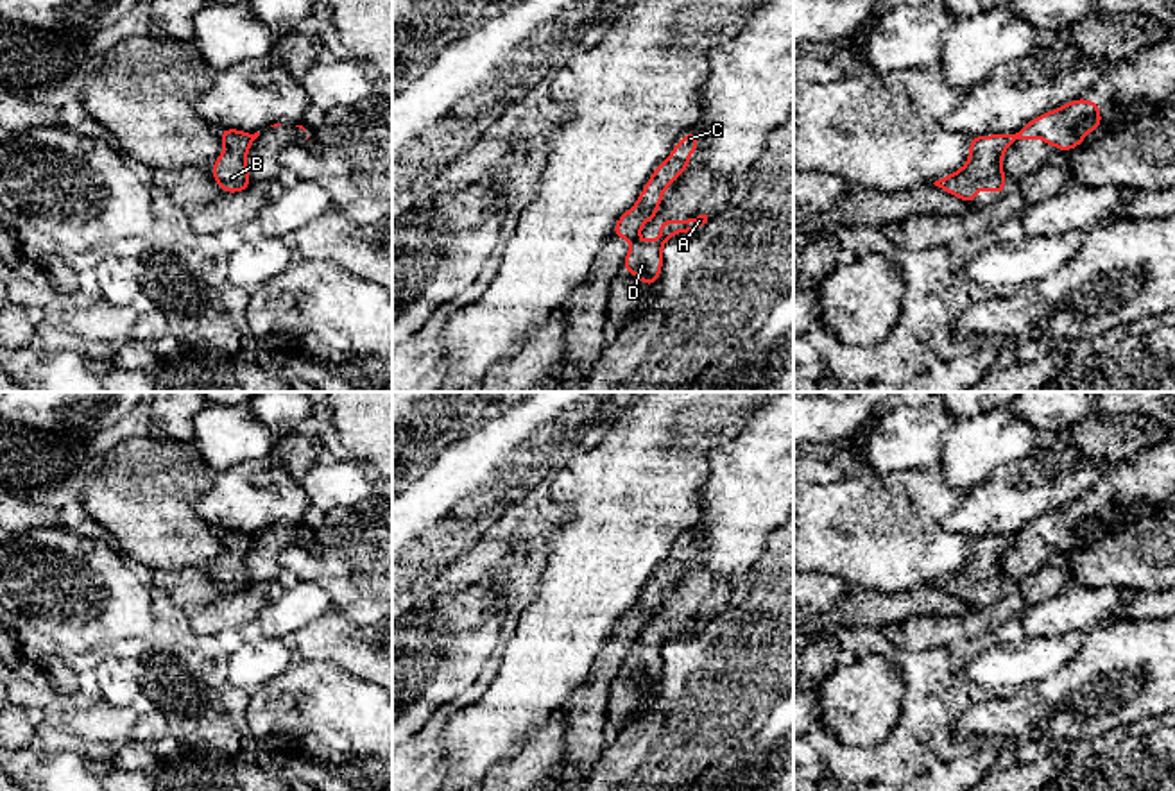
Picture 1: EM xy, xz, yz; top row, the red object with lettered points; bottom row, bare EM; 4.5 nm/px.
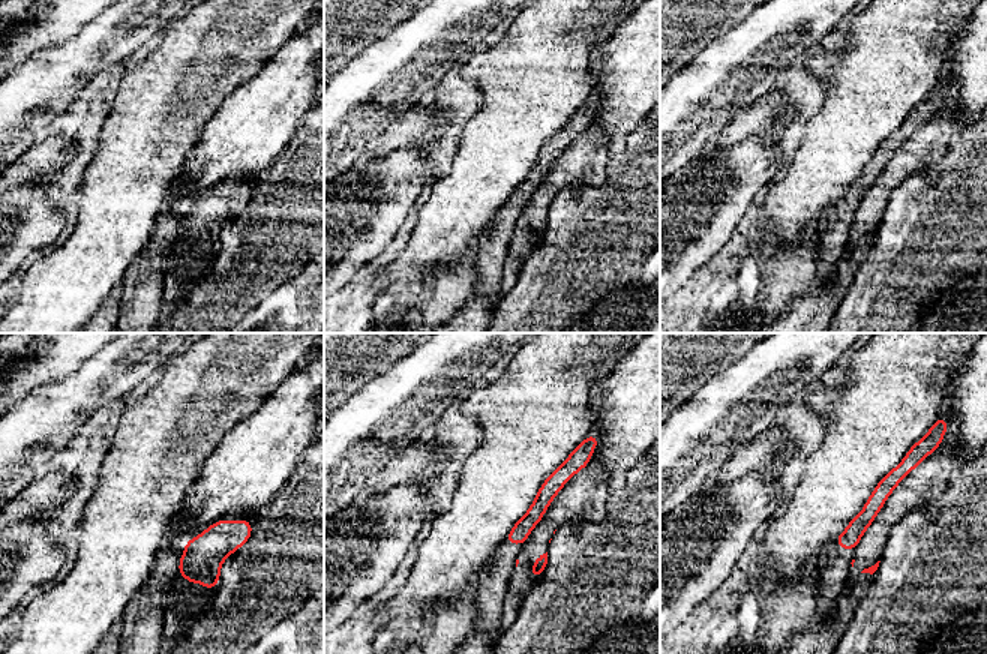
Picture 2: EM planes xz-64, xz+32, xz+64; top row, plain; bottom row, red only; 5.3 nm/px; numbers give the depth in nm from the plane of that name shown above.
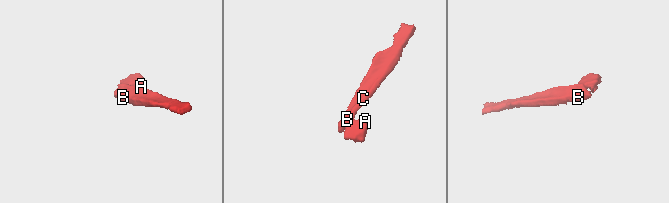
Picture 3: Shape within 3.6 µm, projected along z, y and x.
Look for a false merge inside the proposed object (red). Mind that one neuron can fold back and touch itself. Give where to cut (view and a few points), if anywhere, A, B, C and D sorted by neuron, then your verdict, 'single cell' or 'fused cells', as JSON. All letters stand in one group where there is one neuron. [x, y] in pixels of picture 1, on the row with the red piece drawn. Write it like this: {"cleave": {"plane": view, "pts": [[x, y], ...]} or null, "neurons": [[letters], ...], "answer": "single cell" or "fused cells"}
{"cleave": {"plane": "xz", "pts": [[636, 235], [633, 240]]}, "neurons": [["A", "D"], ["B", "C"]], "answer": "fused cells"}

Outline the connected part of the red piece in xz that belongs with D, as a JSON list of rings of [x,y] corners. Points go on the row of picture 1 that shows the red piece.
[[[708,215],[688,220],[659,220],[661,236],[641,240],[636,236],[623,258],[623,272],[634,274],[645,286],[652,286],[663,270],[663,247],[677,233],[695,233],[708,222]]]

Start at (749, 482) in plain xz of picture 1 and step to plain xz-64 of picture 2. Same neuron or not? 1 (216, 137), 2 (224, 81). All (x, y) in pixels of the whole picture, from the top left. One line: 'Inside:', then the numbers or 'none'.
Inside: 1

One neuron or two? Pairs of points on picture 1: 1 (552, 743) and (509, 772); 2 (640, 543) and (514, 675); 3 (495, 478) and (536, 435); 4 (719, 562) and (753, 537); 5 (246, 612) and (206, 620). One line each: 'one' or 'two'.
1: one
2: one
3: one
4: one
5: one

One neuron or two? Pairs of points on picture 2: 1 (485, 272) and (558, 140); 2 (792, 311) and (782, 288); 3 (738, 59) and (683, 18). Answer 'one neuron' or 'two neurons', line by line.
1: one neuron
2: two neurons
3: two neurons

